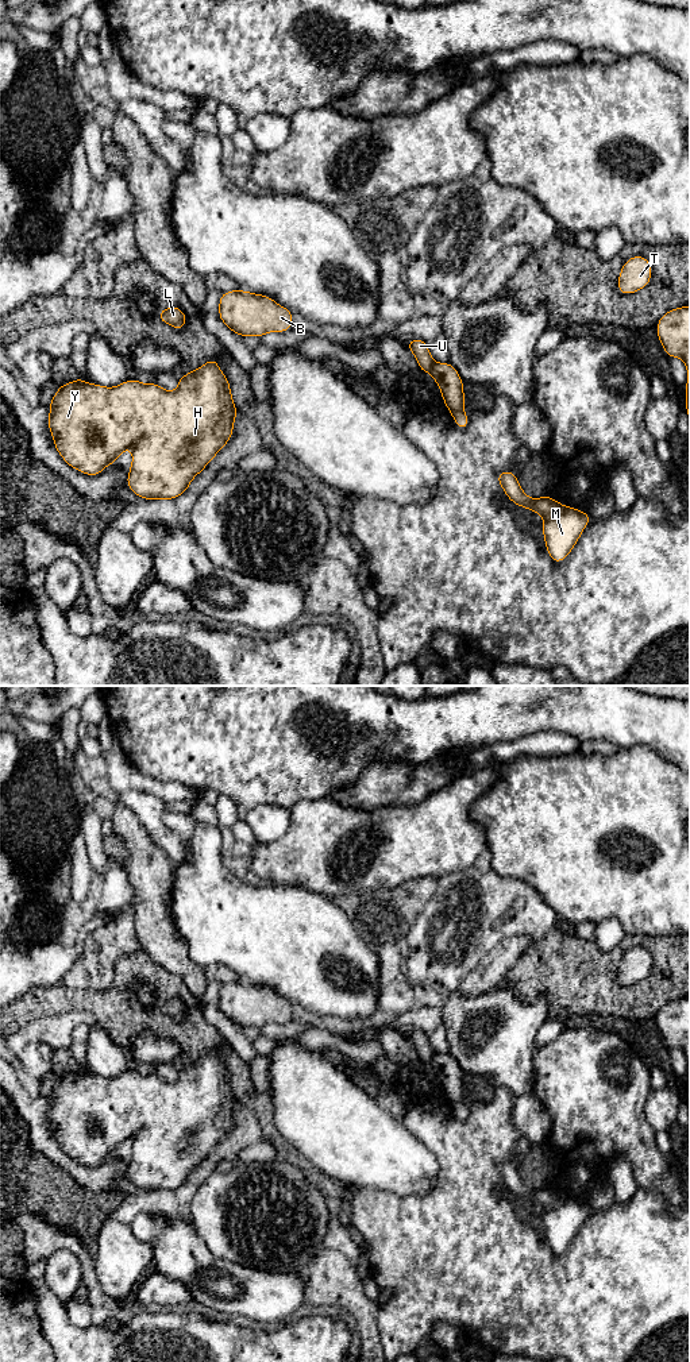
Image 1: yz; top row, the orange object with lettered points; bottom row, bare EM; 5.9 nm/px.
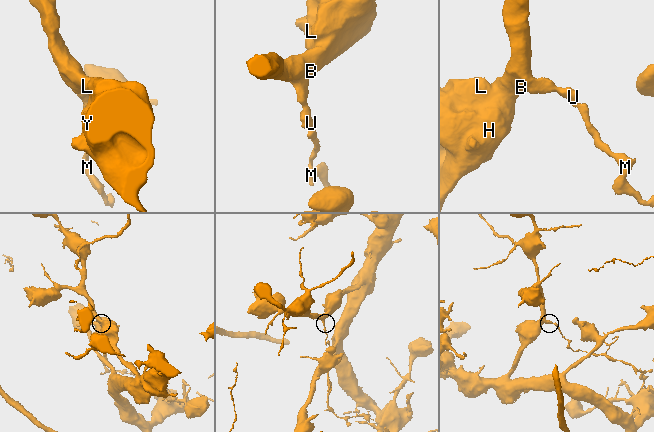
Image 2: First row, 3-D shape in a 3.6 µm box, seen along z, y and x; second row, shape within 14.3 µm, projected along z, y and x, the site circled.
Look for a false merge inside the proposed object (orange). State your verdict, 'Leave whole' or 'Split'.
Split

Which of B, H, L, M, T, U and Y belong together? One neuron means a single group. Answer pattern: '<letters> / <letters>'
B H L T U Y / M

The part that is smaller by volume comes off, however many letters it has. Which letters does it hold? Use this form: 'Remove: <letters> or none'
Remove: M

